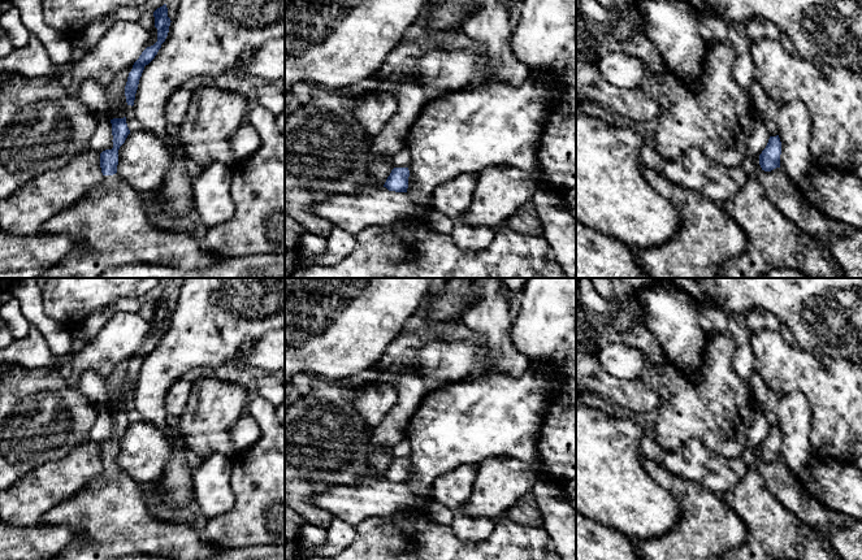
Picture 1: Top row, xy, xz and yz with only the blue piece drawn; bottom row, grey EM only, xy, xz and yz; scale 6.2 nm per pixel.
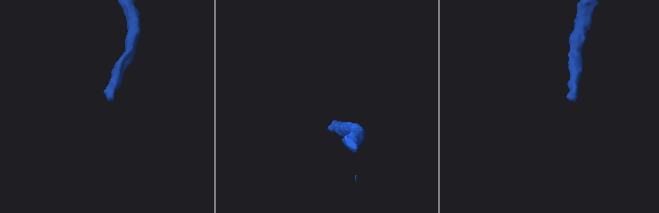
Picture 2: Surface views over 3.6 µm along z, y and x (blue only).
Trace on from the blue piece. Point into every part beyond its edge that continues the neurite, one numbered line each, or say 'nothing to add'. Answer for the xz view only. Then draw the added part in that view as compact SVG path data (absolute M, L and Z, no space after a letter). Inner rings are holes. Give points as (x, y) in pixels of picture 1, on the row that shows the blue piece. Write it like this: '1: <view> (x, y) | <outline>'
nothing to add

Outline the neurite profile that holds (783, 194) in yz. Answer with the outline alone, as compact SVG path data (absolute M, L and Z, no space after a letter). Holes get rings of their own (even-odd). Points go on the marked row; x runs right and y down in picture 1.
M754 156L746 157L741 169L746 175L757 172L770 201L803 233L813 238L831 234L827 217L803 199L800 188L789 181L781 168L764 172L759 165L759 156Z

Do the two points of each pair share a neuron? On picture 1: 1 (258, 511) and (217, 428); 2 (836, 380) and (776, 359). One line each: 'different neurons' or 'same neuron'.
1: different neurons
2: same neuron

